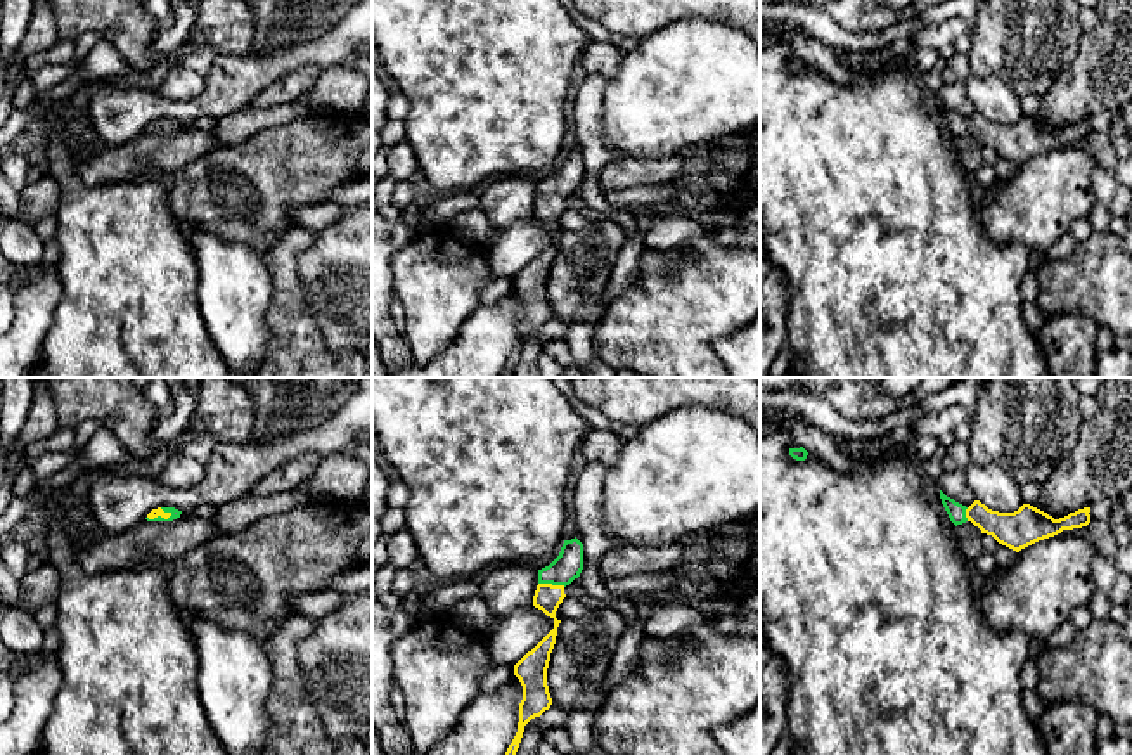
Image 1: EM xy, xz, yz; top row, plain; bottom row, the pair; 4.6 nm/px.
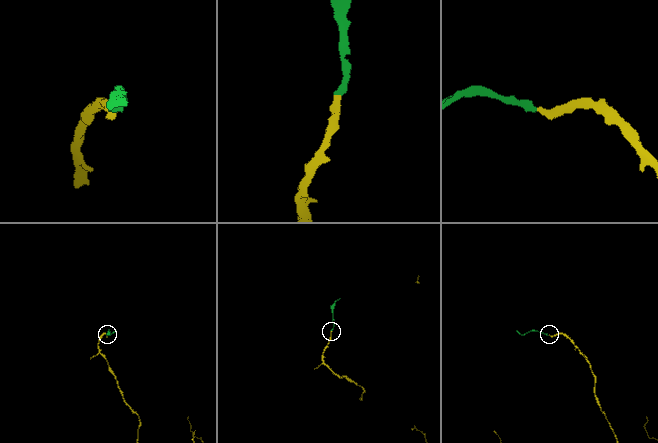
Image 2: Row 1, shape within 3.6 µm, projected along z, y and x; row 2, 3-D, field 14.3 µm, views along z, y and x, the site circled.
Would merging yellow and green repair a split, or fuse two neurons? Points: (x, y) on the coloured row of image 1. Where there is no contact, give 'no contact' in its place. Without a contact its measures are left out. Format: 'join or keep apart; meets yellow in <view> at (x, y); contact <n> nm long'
join; meets yellow in xz at (553, 586); contact 130 nm long

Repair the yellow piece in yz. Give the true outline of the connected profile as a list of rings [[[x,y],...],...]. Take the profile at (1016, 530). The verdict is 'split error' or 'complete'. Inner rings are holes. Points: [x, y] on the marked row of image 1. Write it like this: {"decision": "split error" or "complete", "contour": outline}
{"decision": "split error", "contour": [[[942,490],[940,499],[955,526],[971,521],[981,530],[981,533],[992,535],[999,544],[1016,552],[1039,540],[1054,537],[1063,530],[1082,528],[1090,523],[1090,507],[1084,507],[1064,518],[1054,519],[1030,504],[1023,504],[1014,513],[999,513],[988,509],[980,500],[974,500],[966,507],[947,497]]]}

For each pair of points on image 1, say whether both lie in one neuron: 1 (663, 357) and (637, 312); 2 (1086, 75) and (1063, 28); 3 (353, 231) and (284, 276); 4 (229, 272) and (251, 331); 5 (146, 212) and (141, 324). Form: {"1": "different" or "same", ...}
{"1": "same", "2": "different", "3": "different", "4": "same", "5": "same"}

